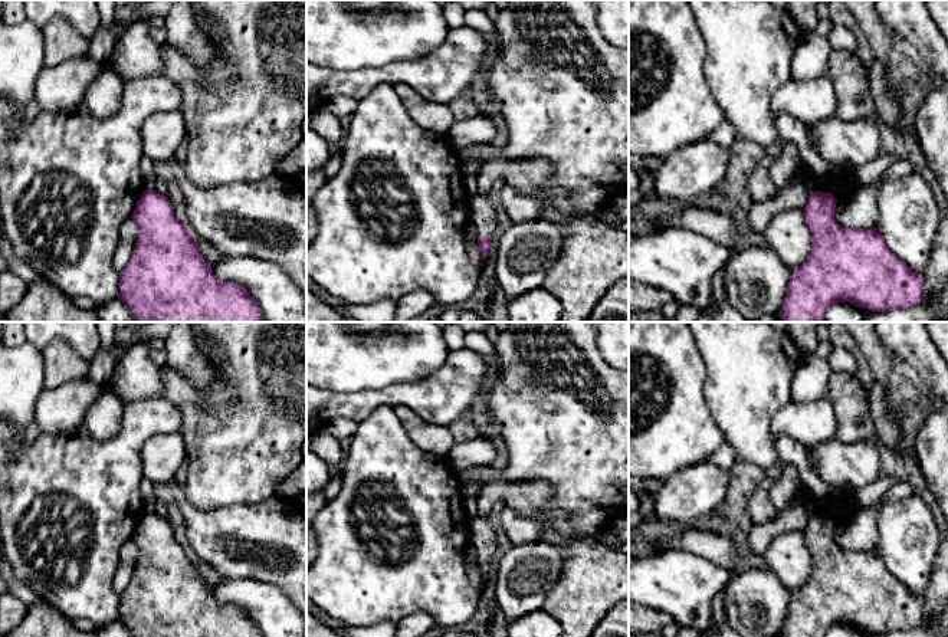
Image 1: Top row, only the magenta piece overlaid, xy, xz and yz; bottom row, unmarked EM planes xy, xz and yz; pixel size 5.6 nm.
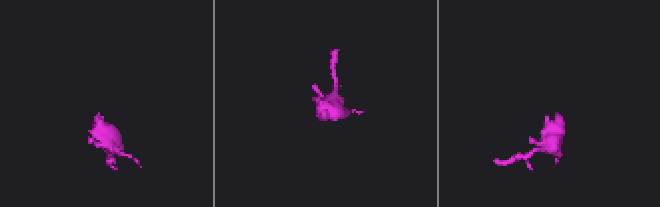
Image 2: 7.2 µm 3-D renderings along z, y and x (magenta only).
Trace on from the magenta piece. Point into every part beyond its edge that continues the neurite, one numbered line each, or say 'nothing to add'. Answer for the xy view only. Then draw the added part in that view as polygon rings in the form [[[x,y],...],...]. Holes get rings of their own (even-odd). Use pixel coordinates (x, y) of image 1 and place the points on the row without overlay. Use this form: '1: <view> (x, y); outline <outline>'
nothing to add

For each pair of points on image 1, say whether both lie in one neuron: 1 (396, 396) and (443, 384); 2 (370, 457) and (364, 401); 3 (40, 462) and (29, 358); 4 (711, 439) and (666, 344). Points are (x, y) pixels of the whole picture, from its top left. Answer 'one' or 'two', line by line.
1: one
2: two
3: two
4: one

